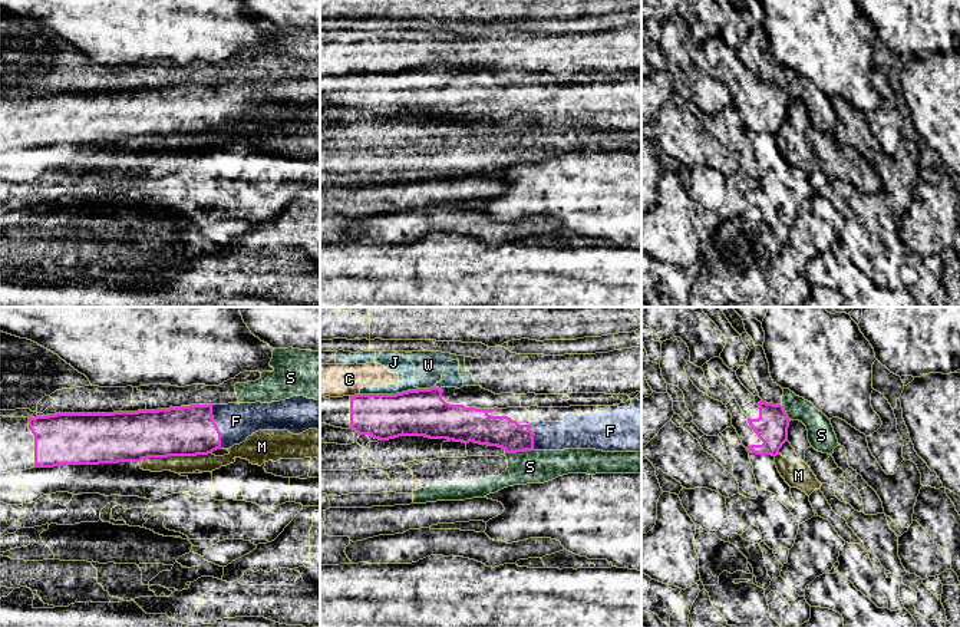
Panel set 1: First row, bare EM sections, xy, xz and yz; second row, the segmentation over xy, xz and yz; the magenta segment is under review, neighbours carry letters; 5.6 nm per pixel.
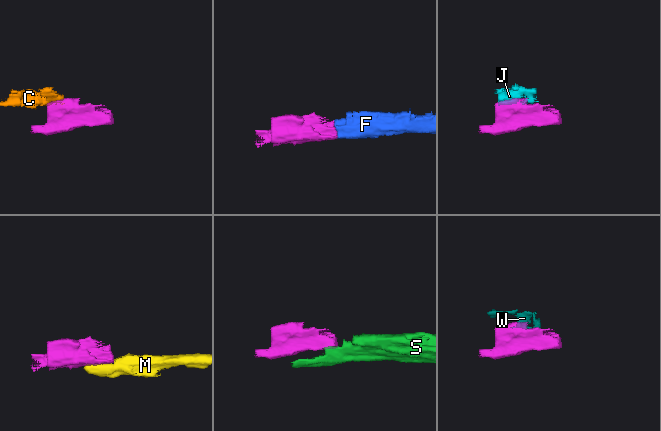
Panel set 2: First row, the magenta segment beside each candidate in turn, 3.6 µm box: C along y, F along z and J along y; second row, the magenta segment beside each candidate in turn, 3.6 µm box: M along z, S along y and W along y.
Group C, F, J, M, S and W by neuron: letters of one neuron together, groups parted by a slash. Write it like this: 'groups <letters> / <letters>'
groups C J W / F / M / S

